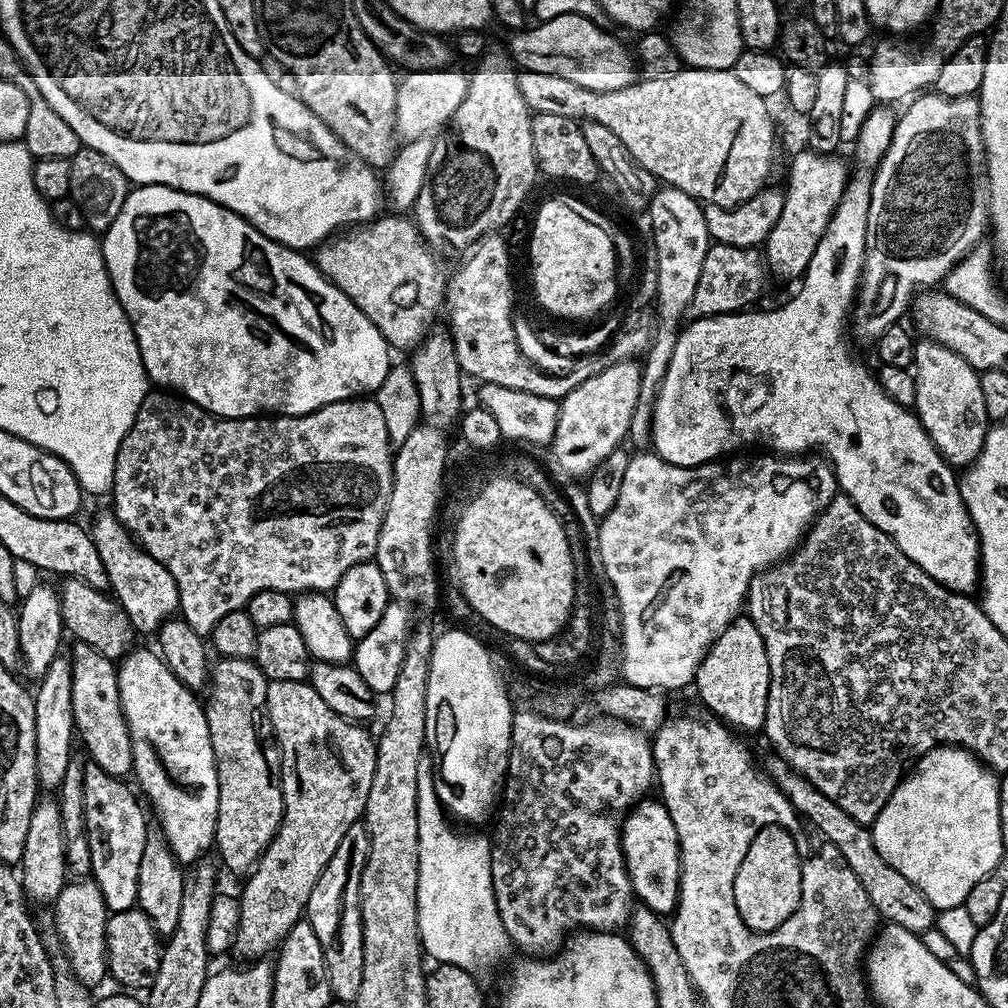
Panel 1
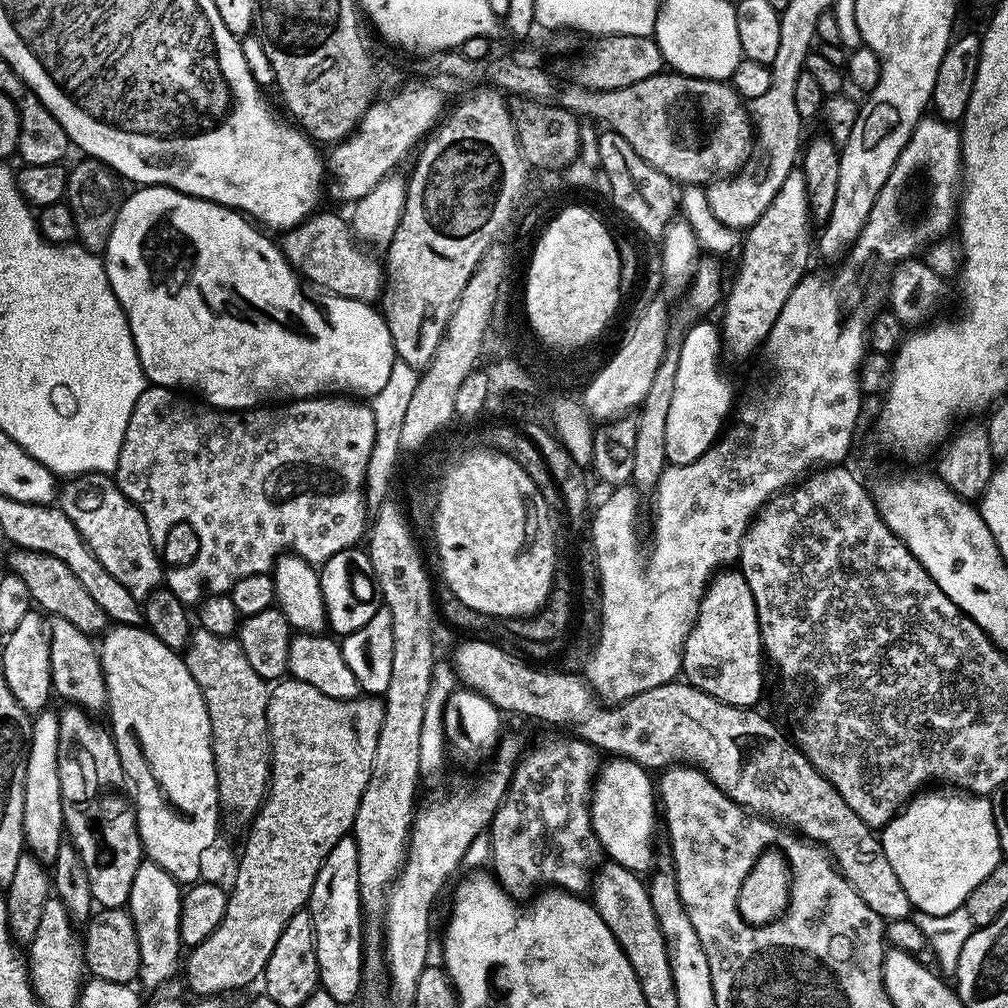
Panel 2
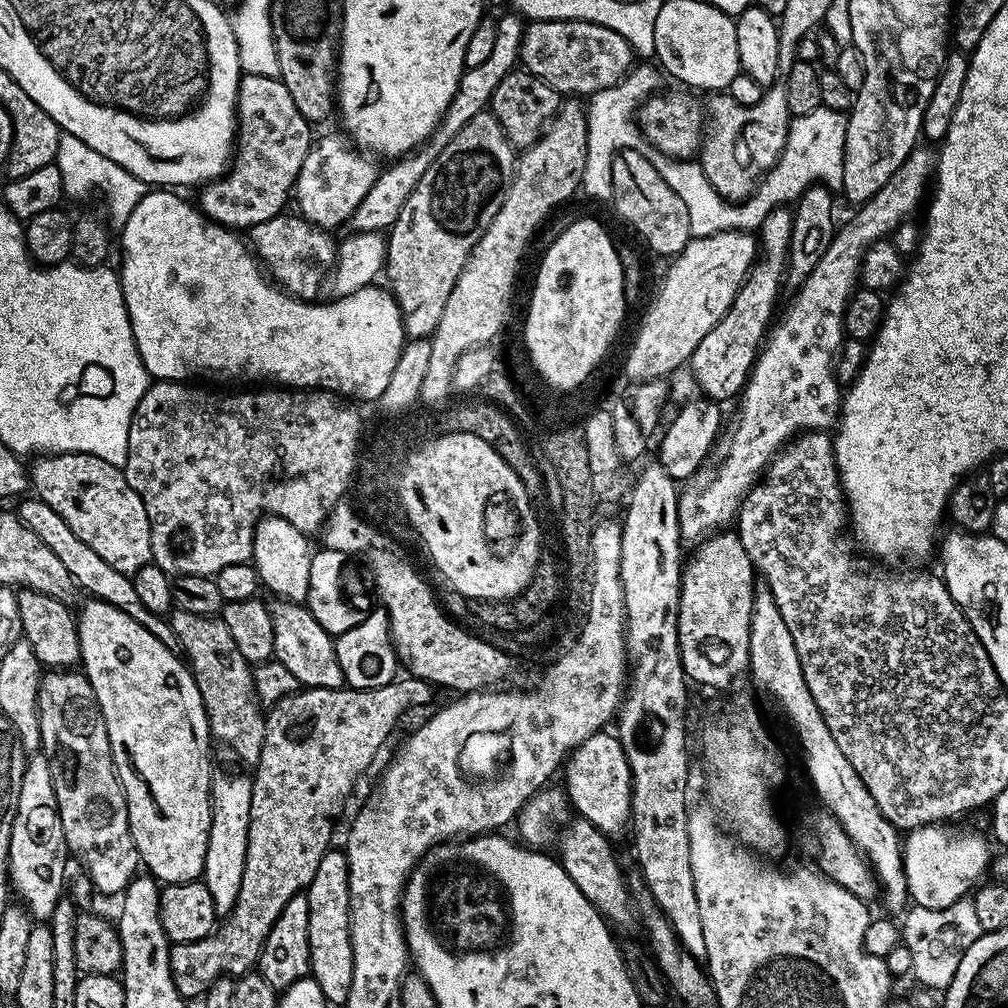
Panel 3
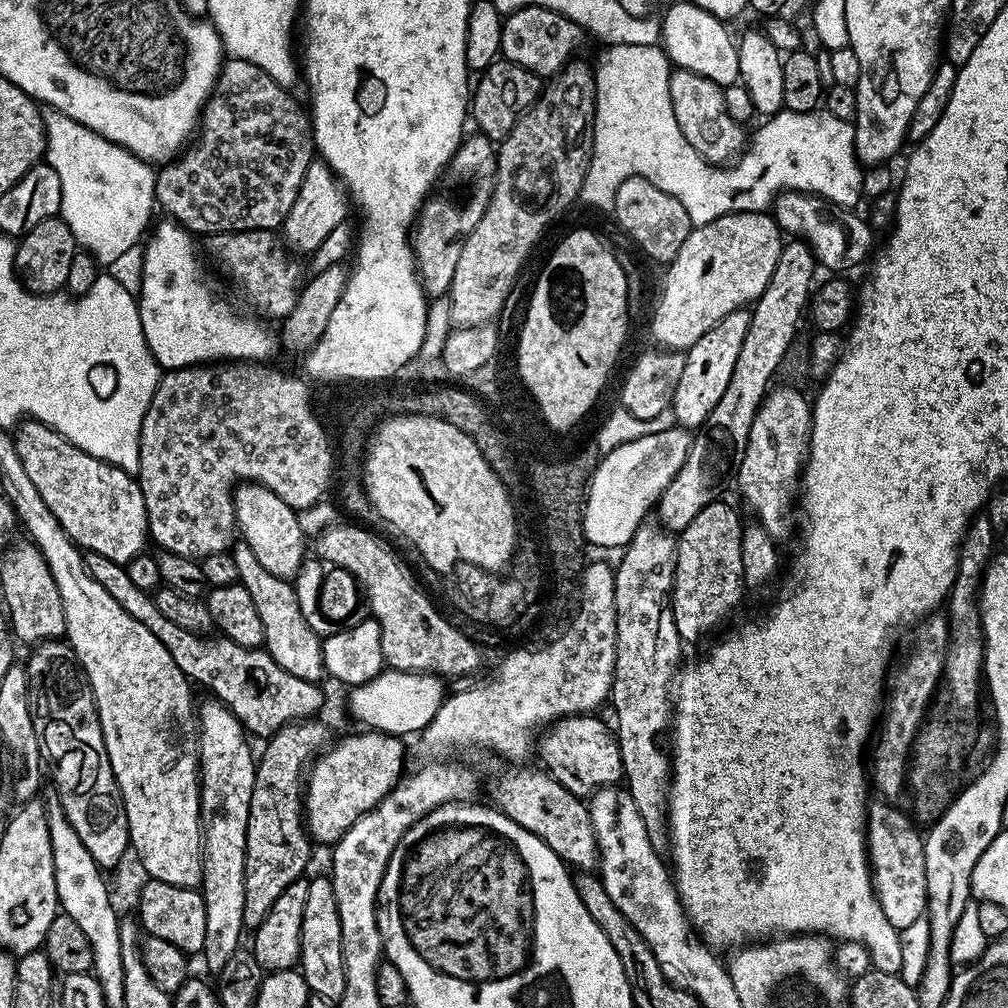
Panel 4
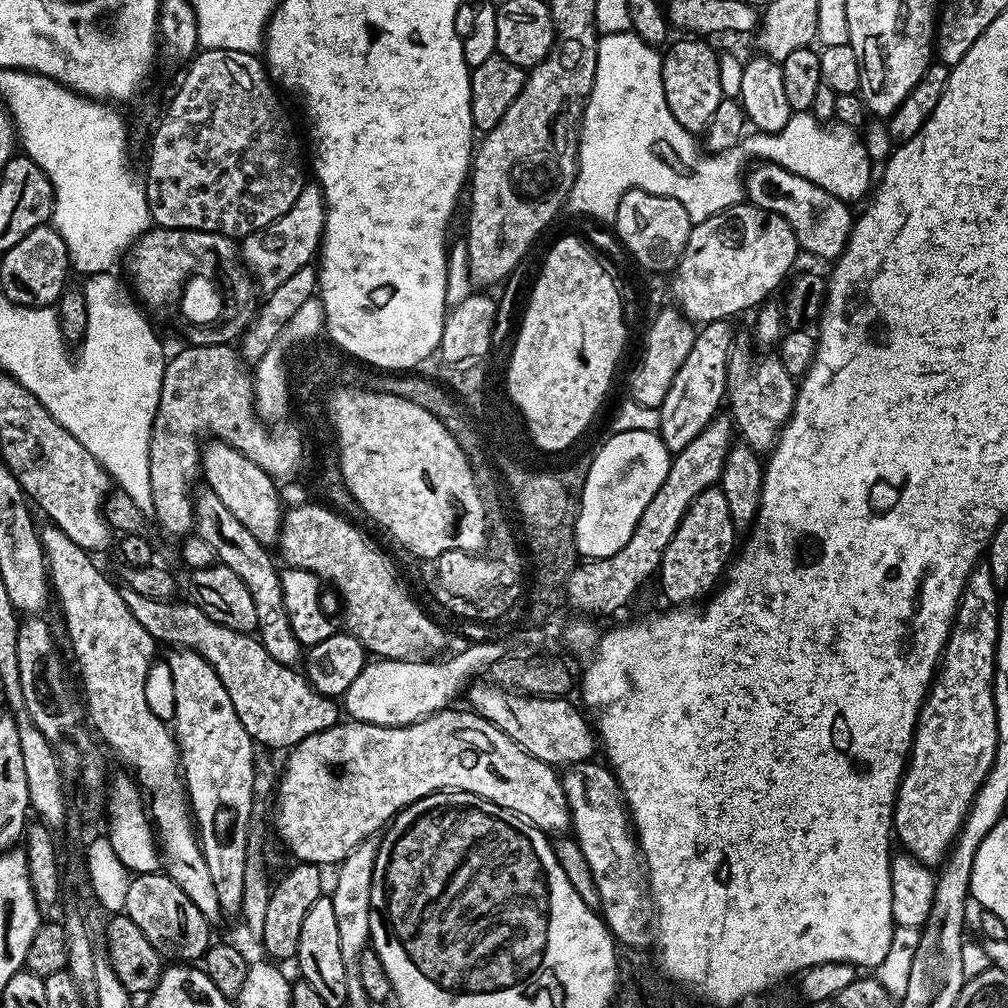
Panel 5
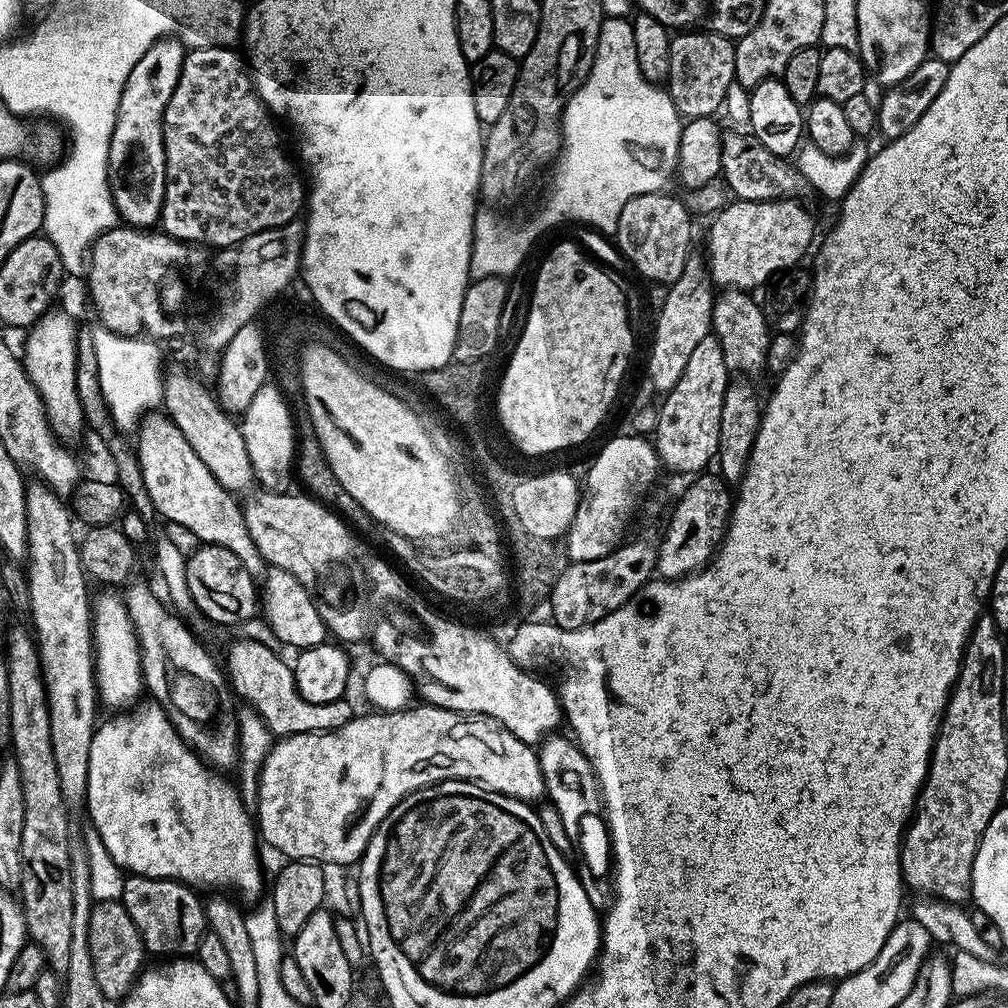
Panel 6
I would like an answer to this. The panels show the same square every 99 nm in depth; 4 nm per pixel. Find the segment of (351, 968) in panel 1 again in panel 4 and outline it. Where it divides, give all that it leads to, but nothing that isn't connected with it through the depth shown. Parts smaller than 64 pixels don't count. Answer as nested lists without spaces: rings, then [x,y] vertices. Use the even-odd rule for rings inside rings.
[[[327,875],[311,877],[306,890],[306,910],[302,910],[302,934],[300,935],[299,971],[304,973],[308,991],[313,996],[339,1002],[342,990],[346,990],[346,974],[342,962],[342,922],[338,922],[338,902],[334,902],[334,886]]]

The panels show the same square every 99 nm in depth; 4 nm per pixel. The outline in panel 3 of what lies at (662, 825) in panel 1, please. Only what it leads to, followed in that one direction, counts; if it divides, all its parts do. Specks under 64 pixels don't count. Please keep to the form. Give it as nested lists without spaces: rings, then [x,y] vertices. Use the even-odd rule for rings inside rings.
[[[601,730],[582,741],[567,757],[563,772],[562,784],[571,807],[575,811],[577,808],[583,819],[605,834],[620,832],[623,828],[625,831],[632,807],[632,771],[619,739],[613,733],[611,736],[608,730]]]

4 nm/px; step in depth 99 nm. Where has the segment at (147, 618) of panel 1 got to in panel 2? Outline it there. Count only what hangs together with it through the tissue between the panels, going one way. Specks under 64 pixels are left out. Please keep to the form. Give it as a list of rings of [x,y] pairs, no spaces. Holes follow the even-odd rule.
[[[86,472],[69,479],[59,489],[58,506],[74,522],[78,534],[88,549],[130,590],[130,594],[143,602],[156,588],[164,584],[164,565],[161,564],[150,542],[150,530],[142,510],[118,487],[111,475],[102,472]]]

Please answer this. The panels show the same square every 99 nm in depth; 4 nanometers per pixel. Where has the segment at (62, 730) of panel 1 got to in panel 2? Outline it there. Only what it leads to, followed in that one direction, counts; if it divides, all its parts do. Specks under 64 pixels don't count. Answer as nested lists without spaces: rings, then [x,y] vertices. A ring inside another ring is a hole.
[[[55,711],[35,713],[32,732],[28,736],[26,758],[26,782],[22,798],[22,826],[27,851],[37,857],[41,864],[51,866],[62,842],[64,811],[62,810],[62,782],[58,782],[58,722]]]

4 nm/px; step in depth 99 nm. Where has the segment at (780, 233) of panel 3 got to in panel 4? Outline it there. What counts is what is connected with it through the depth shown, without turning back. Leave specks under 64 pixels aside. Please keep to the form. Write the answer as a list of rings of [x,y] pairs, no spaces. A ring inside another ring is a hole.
[[[747,307],[735,308],[726,318],[722,318],[692,348],[687,349],[682,366],[682,378],[678,378],[678,390],[674,390],[672,408],[677,414],[677,425],[695,430],[704,419],[718,406],[718,398],[730,383],[730,374],[734,374],[734,362],[738,362],[738,350],[742,350],[742,338],[750,330],[751,311]]]

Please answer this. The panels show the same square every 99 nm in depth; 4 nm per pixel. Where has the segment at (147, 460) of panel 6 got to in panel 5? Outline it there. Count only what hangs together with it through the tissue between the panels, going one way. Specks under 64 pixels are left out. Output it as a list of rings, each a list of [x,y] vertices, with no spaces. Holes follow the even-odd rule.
[[[207,490],[201,492],[201,496],[197,495],[194,500],[195,531],[202,538],[206,538],[206,542],[210,542],[210,546],[214,546],[217,561],[225,564],[230,570],[234,570],[234,574],[238,574],[238,578],[242,578],[242,582],[246,582],[246,590],[250,590],[250,598],[254,598],[254,610],[258,613],[255,635],[262,642],[266,654],[270,654],[270,658],[274,658],[274,662],[282,662],[289,666],[299,665],[299,660],[300,663],[302,660],[302,645],[294,636],[294,630],[290,630],[286,602],[282,600],[280,568],[272,561],[272,556],[268,553],[271,551],[262,542],[258,542],[258,538],[254,538],[254,534],[250,534],[250,530],[246,530],[246,526],[242,526],[242,522],[238,522],[238,518],[234,518],[234,514],[230,514],[230,510],[226,510],[226,506],[219,500],[218,494]]]

